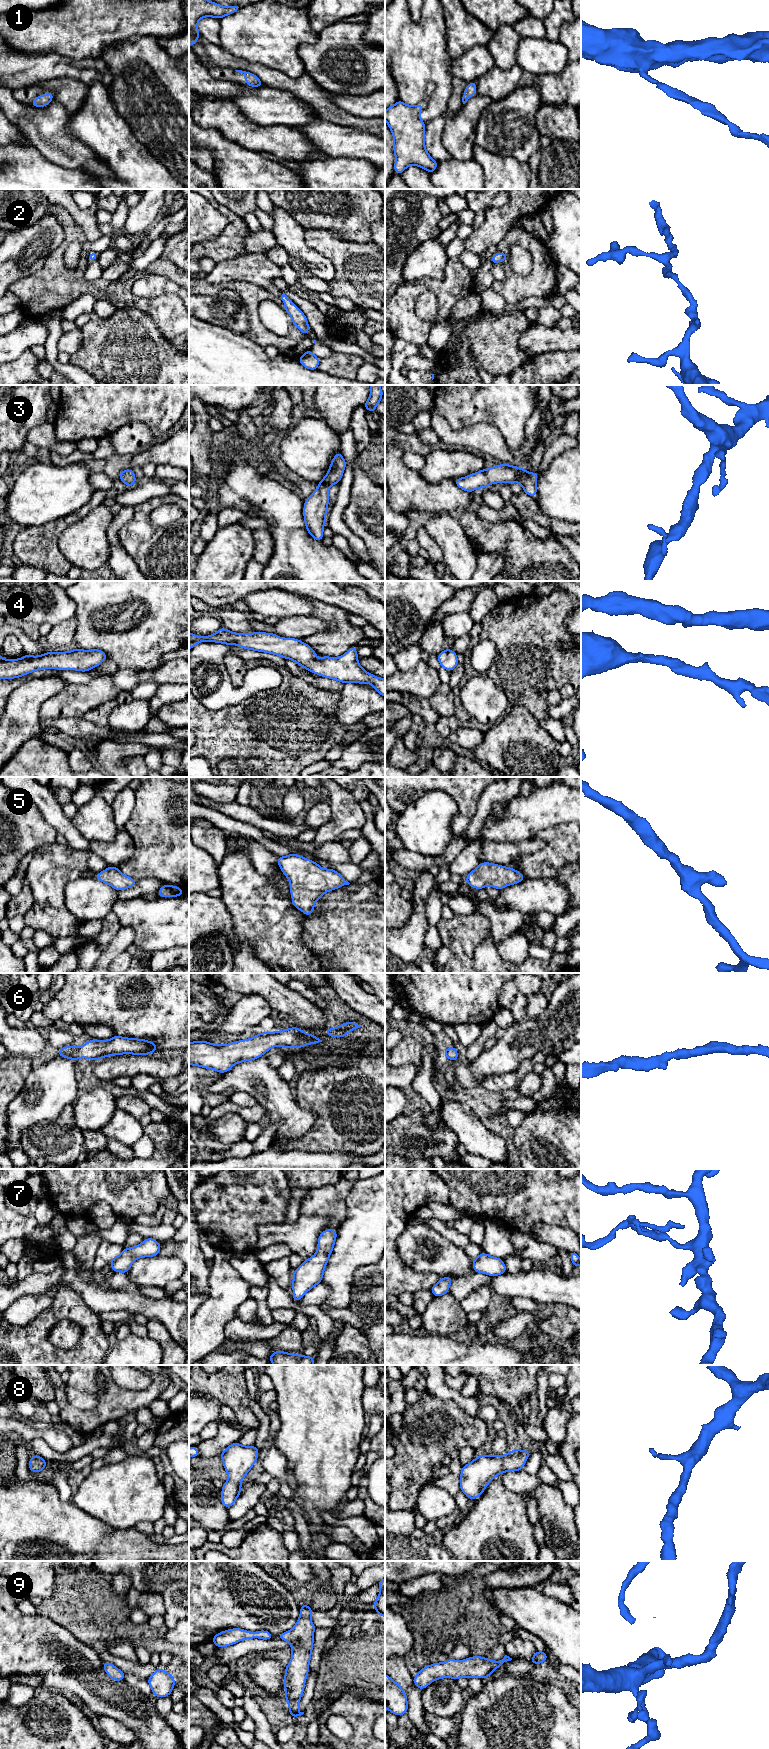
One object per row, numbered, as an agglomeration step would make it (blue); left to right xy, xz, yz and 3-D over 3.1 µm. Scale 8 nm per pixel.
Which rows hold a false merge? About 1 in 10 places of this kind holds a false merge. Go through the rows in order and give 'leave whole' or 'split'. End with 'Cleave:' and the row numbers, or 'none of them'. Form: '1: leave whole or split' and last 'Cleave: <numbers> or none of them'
1: leave whole
2: leave whole
3: leave whole
4: leave whole
5: leave whole
6: leave whole
7: leave whole
8: leave whole
9: leave whole
Cleave: none of them

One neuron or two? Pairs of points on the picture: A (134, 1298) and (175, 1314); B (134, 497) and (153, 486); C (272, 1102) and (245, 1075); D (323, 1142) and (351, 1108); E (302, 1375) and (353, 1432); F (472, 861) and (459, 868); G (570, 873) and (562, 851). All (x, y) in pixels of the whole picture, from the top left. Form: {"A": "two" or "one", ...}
{"A": "one", "B": "one", "C": "one", "D": "one", "E": "one", "F": "one", "G": "two"}

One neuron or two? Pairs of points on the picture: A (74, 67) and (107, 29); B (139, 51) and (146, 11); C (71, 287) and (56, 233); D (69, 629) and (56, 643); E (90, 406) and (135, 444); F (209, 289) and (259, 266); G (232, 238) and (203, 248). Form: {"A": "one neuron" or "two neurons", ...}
{"A": "two neurons", "B": "two neurons", "C": "two neurons", "D": "one neuron", "E": "two neurons", "F": "two neurons", "G": "one neuron"}

